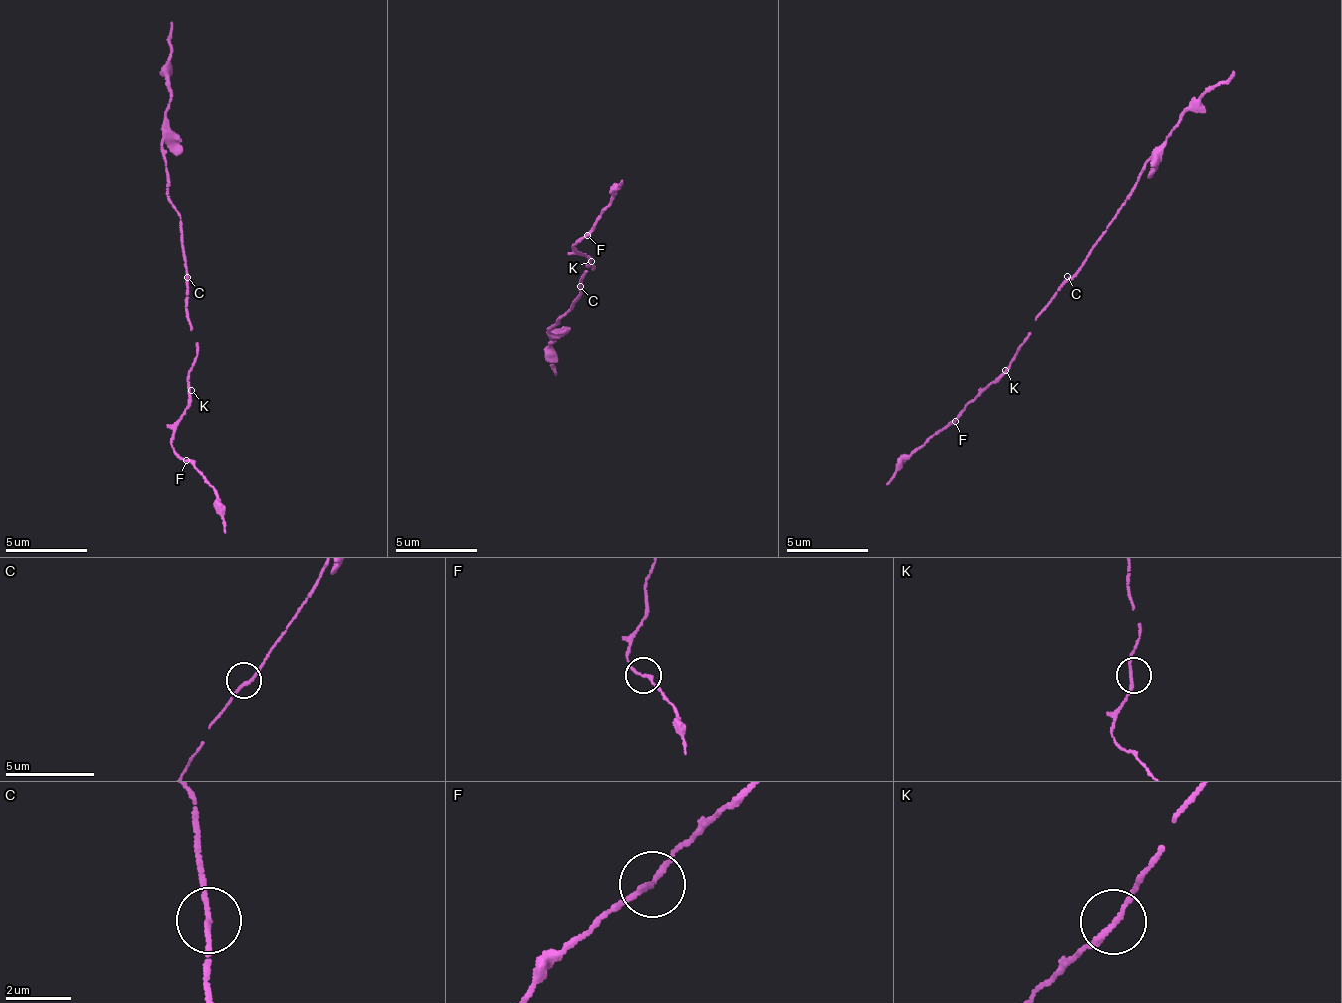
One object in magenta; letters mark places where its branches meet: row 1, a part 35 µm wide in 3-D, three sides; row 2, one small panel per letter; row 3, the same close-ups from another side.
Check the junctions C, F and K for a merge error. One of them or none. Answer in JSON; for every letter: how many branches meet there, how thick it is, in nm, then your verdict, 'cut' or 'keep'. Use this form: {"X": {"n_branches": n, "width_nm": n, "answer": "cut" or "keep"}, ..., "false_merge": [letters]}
{"C": {"n_branches": 2, "width_nm": 160, "answer": "keep"}, "F": {"n_branches": 2, "width_nm": 160, "answer": "keep"}, "K": {"n_branches": 2, "width_nm": 160, "answer": "keep"}, "false_merge": []}

